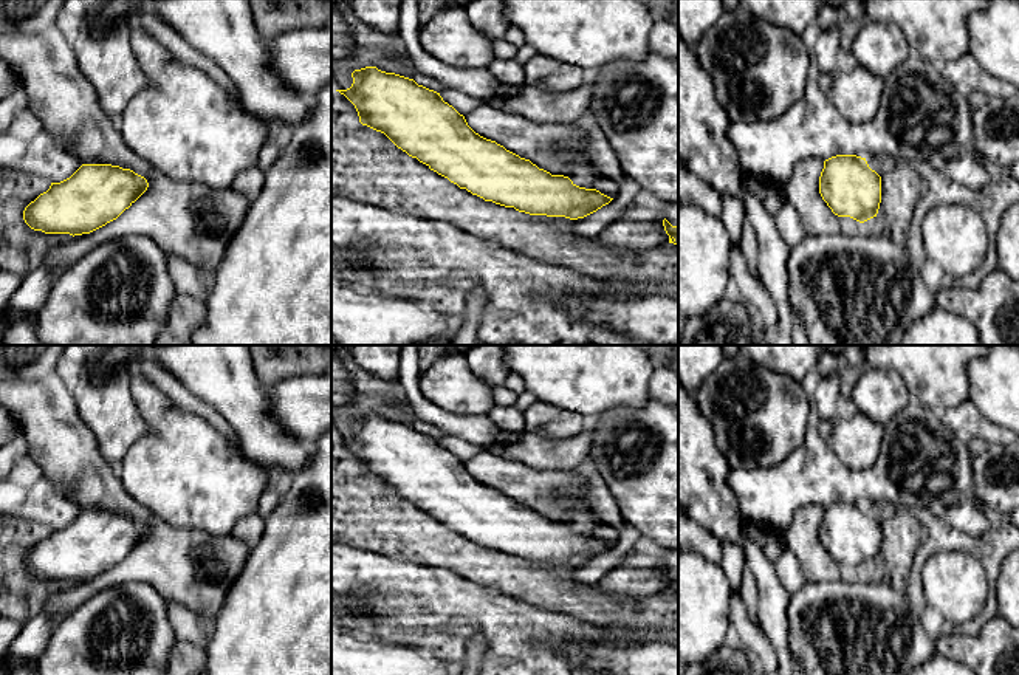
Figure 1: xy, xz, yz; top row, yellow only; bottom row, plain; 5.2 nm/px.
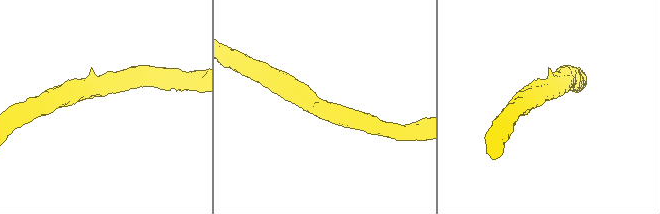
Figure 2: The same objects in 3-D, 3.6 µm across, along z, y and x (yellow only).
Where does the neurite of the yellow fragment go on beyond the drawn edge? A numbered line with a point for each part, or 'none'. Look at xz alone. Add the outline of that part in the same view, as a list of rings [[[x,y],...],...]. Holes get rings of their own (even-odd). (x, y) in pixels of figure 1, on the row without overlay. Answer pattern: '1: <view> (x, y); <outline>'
none

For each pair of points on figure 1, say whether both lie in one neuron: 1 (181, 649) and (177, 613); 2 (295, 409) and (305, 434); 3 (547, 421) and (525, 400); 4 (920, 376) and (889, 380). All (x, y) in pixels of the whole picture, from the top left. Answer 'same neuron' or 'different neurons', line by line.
1: different neurons
2: same neuron
3: different neurons
4: different neurons

